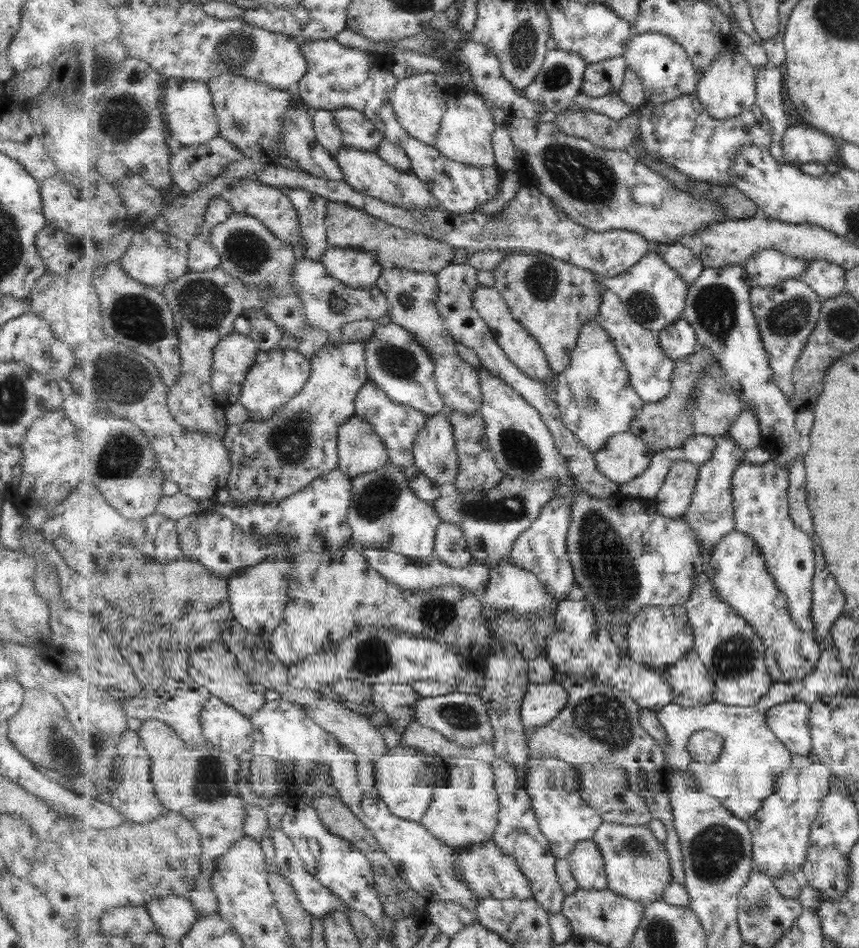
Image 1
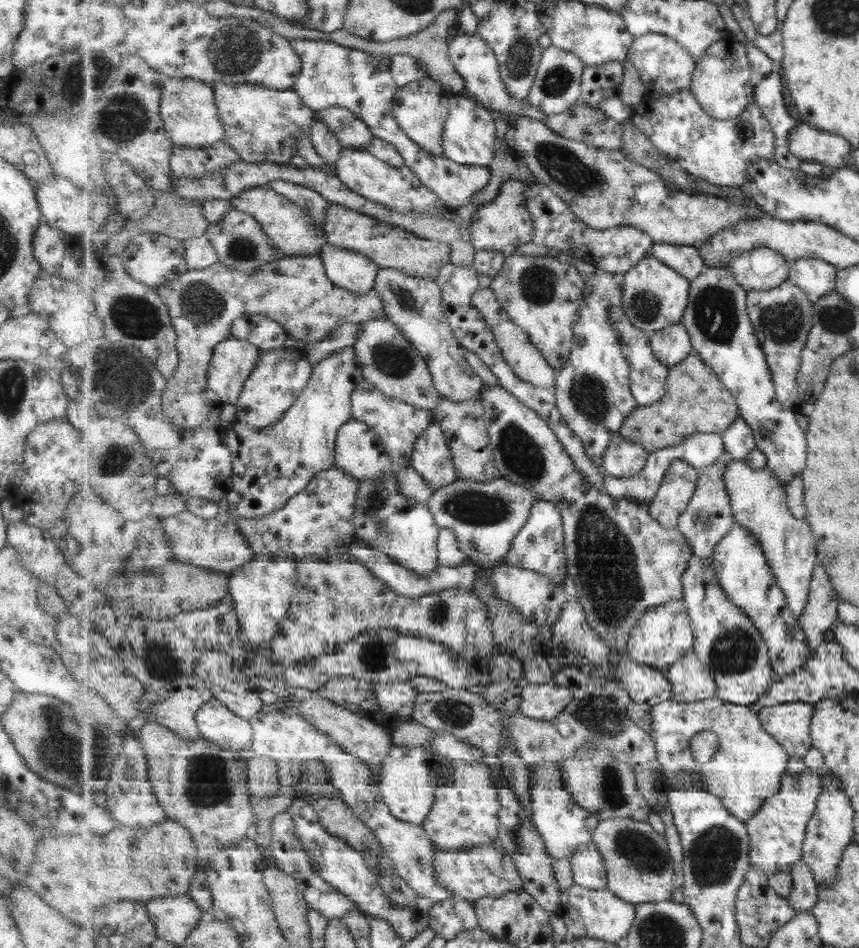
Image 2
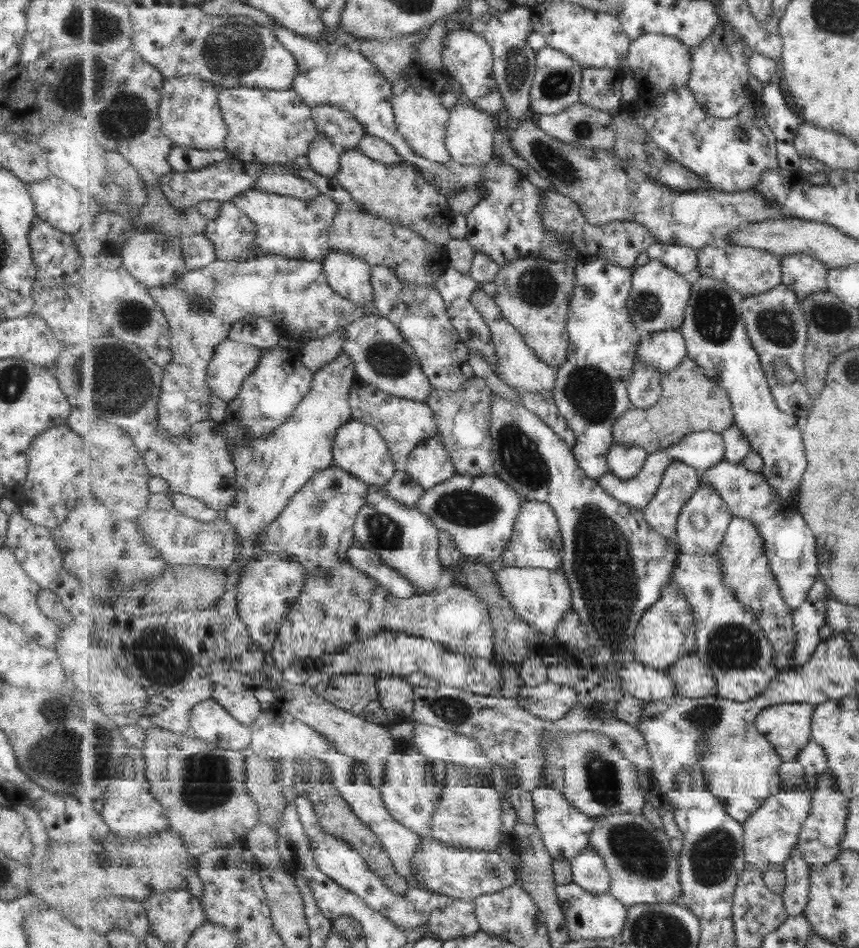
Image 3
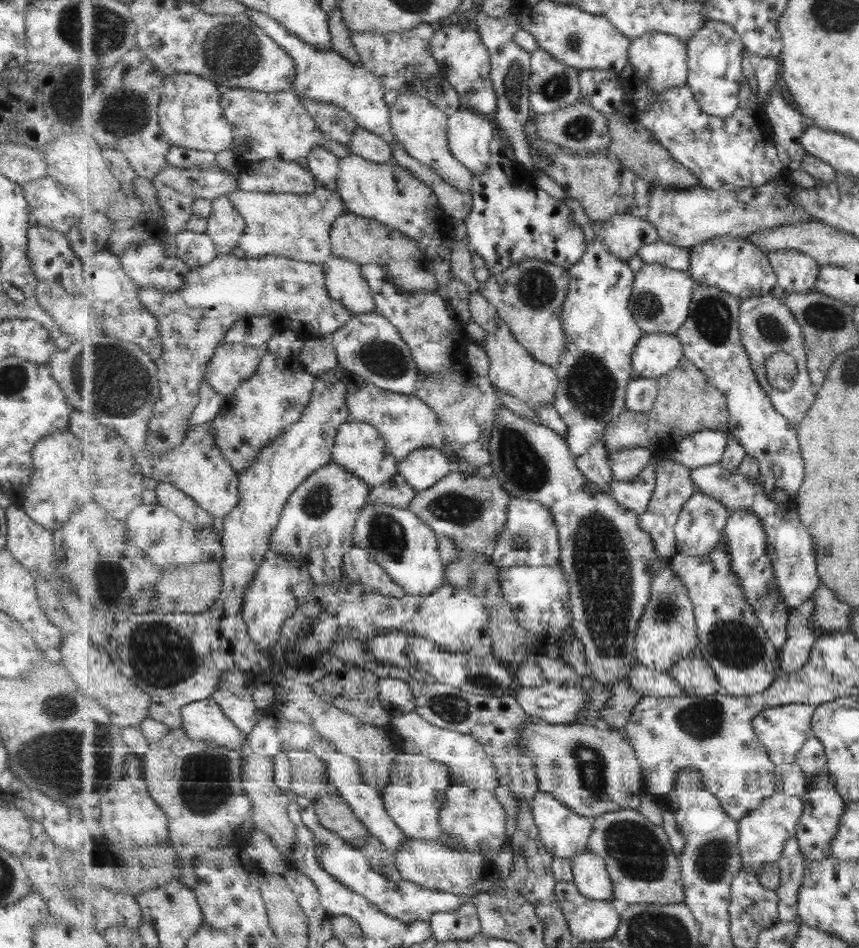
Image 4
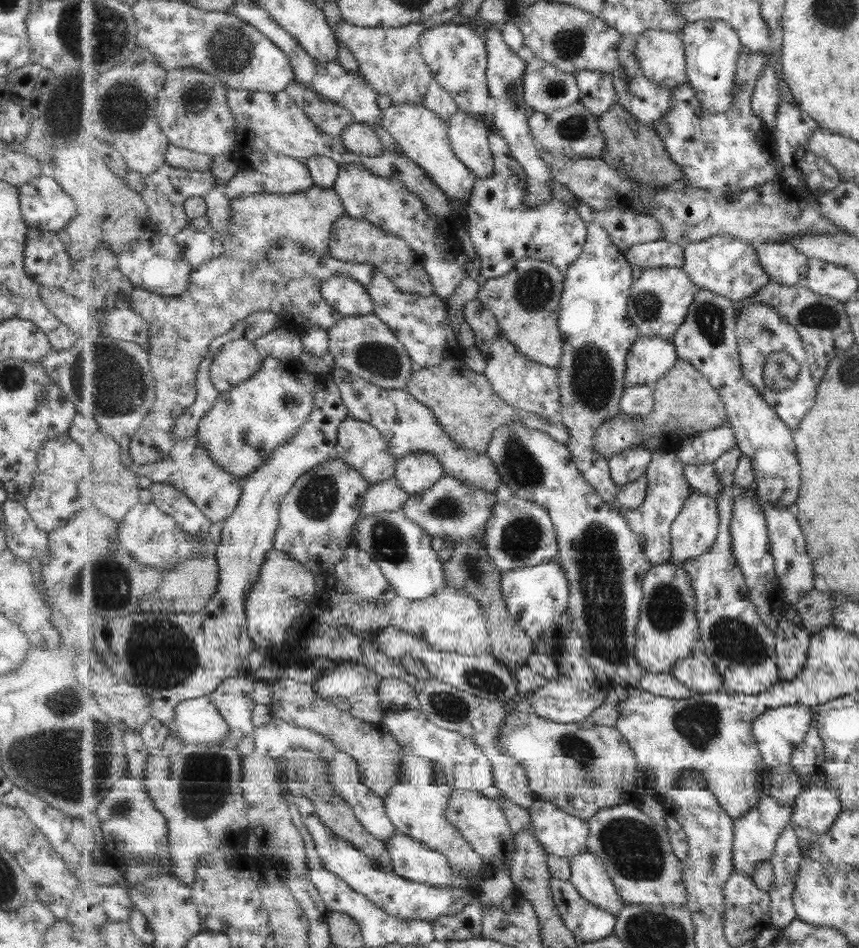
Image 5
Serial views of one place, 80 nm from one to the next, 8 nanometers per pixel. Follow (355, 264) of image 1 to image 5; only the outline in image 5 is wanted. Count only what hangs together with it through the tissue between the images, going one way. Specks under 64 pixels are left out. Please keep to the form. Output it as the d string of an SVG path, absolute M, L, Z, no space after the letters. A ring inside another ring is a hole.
M336 274L329 280L323 281L321 291L323 299L336 308L342 316L367 316L376 312L376 304L373 303L369 291L363 284L346 274Z

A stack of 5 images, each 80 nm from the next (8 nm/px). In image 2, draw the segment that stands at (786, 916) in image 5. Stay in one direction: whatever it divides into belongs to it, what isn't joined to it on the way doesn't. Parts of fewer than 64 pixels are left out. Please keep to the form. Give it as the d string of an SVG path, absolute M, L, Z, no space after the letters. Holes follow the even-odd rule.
M802 859L792 866L793 888L788 896L796 912L811 911L819 900L819 887L809 865Z

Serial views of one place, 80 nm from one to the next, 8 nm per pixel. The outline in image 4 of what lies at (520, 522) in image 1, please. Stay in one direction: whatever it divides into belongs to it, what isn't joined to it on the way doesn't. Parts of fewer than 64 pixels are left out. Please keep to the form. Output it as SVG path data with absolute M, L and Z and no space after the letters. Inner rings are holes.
M458 470L449 473L433 488L417 491L416 495L408 509L424 519L438 537L454 539L460 551L483 553L489 557L506 527L508 507L513 504L514 499L495 474L491 477L479 477Z

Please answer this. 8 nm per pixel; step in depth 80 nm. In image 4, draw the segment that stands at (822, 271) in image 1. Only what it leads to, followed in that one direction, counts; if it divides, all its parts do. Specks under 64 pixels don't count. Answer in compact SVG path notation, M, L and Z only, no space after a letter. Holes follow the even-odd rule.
M777 250L766 253L778 278L777 291L811 292L820 281L821 264L797 250Z

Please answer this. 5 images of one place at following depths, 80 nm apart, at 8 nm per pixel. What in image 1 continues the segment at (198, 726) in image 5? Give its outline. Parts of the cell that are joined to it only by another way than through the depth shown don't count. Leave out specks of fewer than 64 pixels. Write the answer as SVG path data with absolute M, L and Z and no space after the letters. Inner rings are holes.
M212 696L201 712L201 727L208 744L234 755L251 752L254 745L252 720Z

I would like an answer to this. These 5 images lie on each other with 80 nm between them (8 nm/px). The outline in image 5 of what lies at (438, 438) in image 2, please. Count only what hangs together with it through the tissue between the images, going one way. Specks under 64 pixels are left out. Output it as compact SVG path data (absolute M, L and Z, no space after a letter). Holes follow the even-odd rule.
M430 452L411 453L397 461L395 477L411 495L431 489L444 475L444 466Z

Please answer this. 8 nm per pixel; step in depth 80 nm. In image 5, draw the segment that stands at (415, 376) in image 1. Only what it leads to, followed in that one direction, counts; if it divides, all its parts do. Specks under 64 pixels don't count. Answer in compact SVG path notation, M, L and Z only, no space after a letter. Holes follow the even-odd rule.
M377 314L345 316L328 330L328 335L330 336L329 351L335 367L352 372L377 386L406 390L412 372L416 371L416 365L392 327L383 322Z

